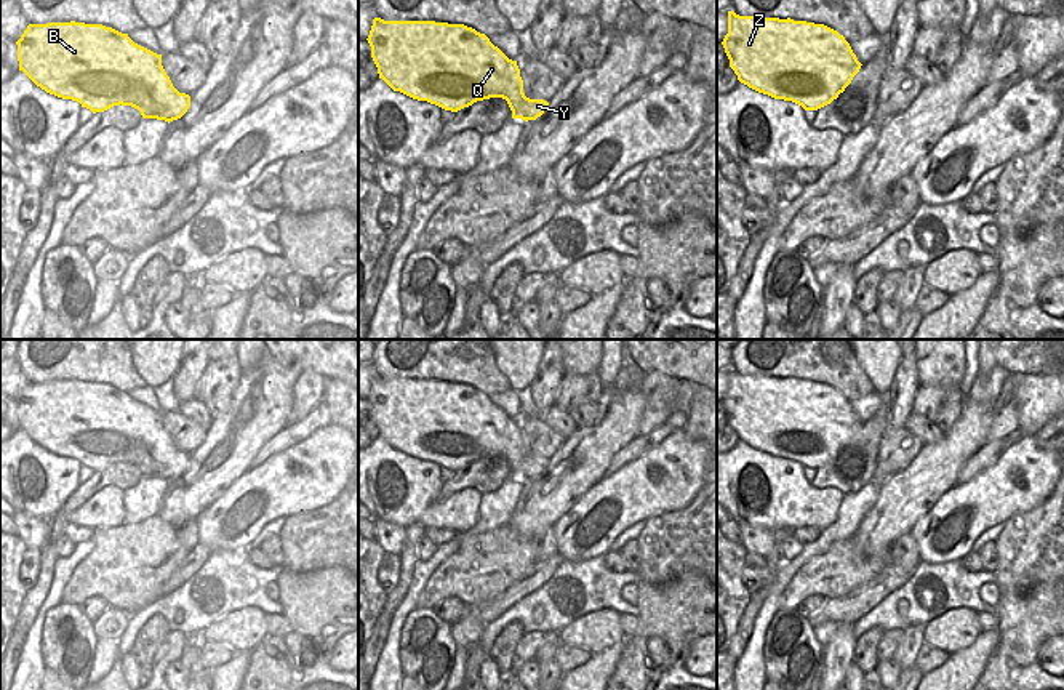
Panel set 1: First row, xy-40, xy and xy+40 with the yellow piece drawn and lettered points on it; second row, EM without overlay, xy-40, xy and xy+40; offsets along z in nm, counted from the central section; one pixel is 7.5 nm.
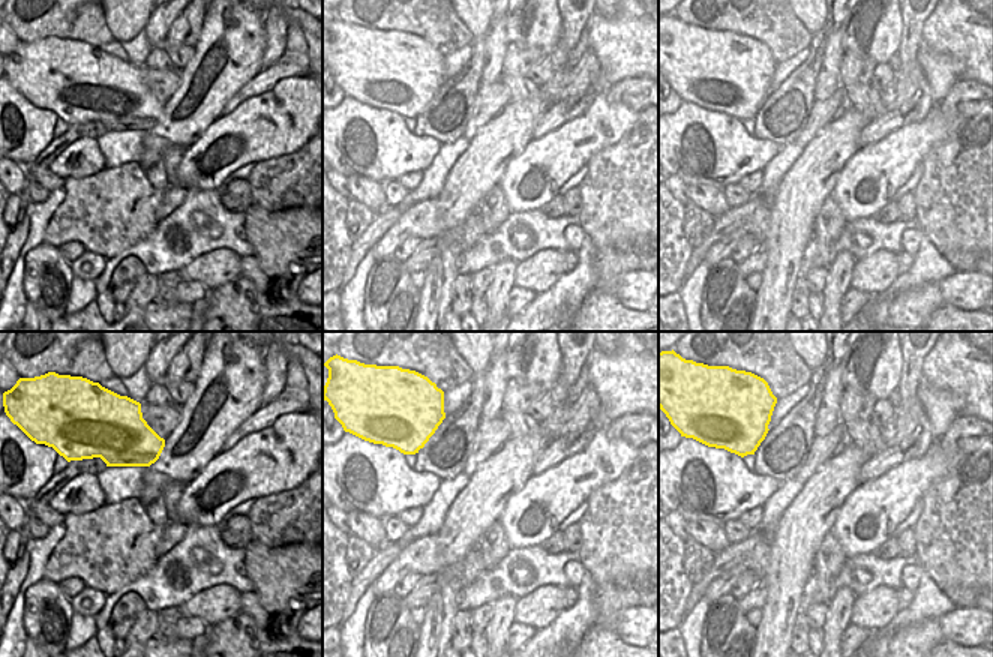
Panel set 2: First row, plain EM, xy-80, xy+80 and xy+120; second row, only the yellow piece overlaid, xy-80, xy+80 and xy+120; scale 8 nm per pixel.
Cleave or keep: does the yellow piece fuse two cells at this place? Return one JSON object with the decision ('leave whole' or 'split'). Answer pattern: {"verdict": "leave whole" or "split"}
{"verdict": "leave whole"}

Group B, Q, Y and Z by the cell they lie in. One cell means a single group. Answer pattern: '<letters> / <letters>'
B Q Y Z

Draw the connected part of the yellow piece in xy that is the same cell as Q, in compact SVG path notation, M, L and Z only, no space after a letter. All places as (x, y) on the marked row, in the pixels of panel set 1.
M374 18L366 40L379 78L413 99L458 112L477 101L502 98L512 110L512 118L525 122L541 117L549 106L544 99L525 96L517 61L509 59L485 34L464 24Z

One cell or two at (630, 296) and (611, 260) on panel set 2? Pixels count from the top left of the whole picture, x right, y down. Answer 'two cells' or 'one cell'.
two cells

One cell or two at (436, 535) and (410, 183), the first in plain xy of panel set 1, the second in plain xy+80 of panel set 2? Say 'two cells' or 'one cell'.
one cell

